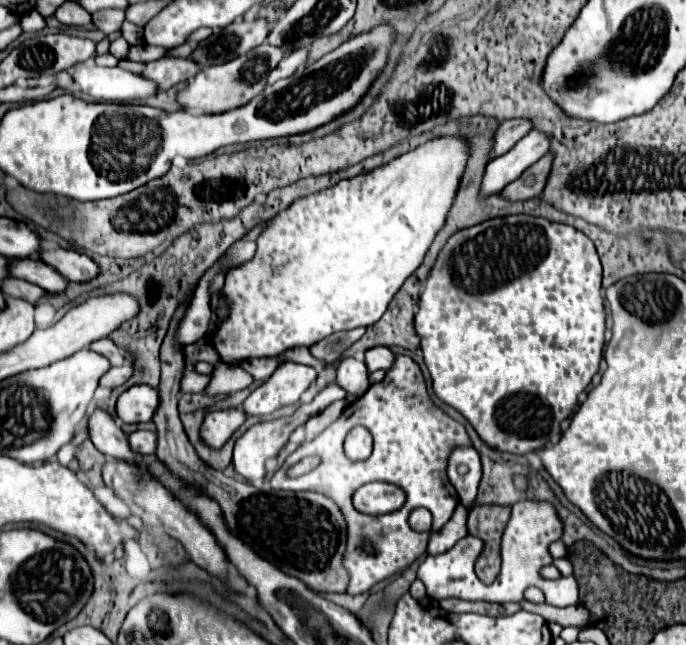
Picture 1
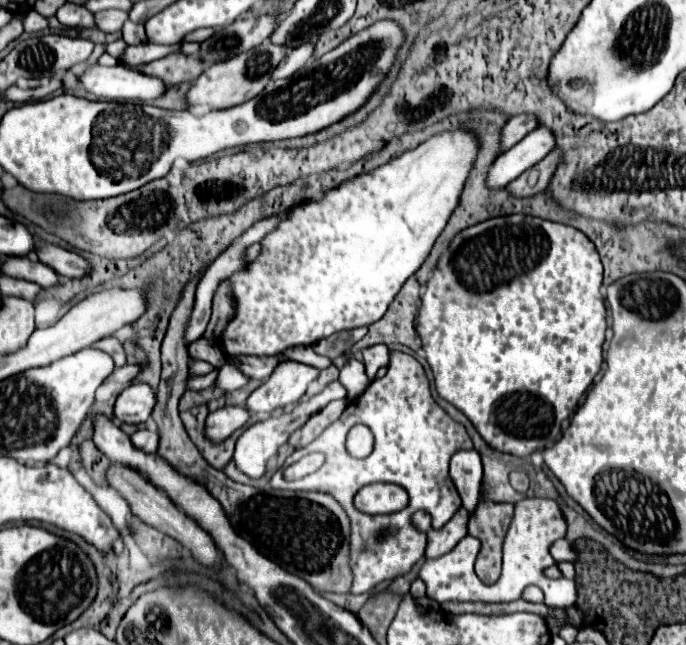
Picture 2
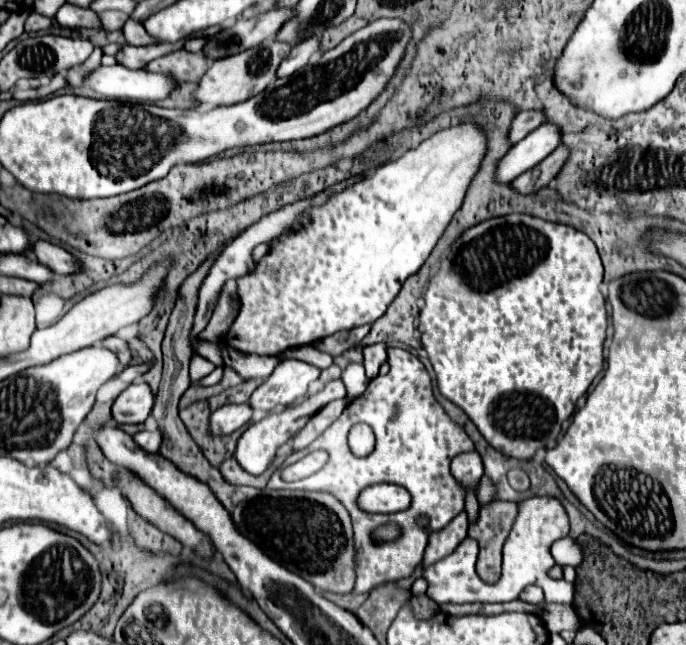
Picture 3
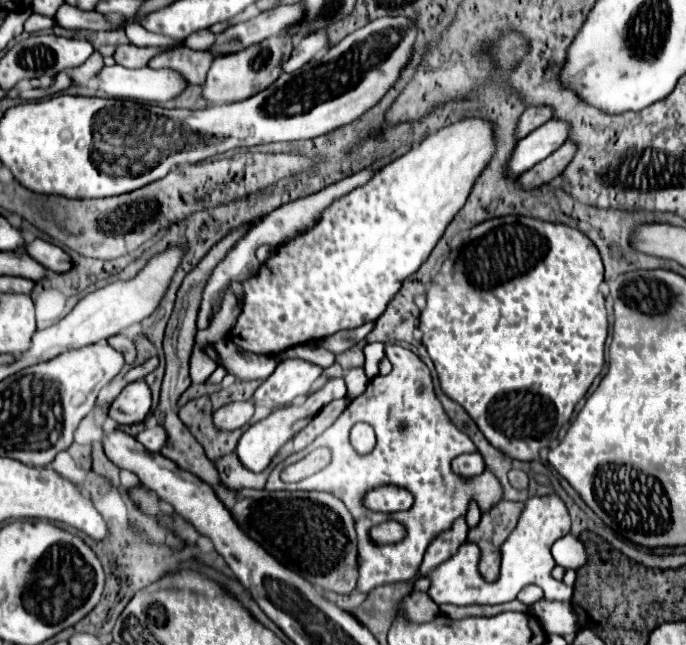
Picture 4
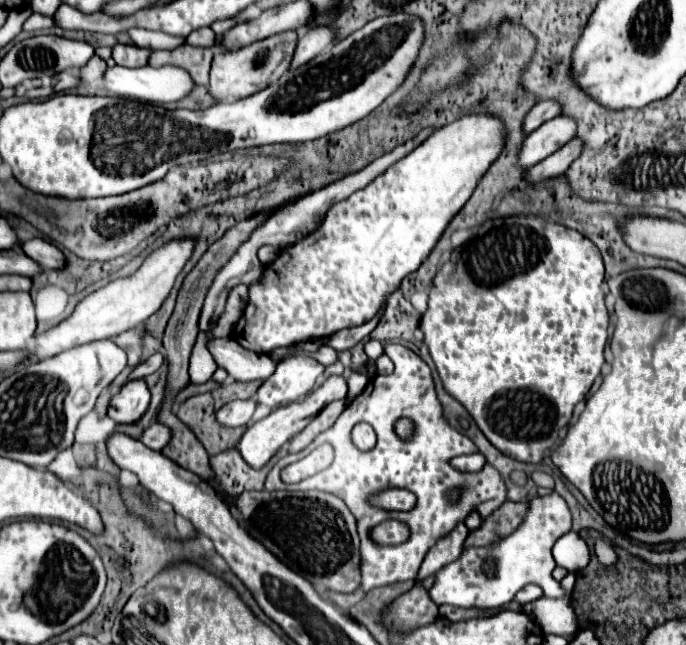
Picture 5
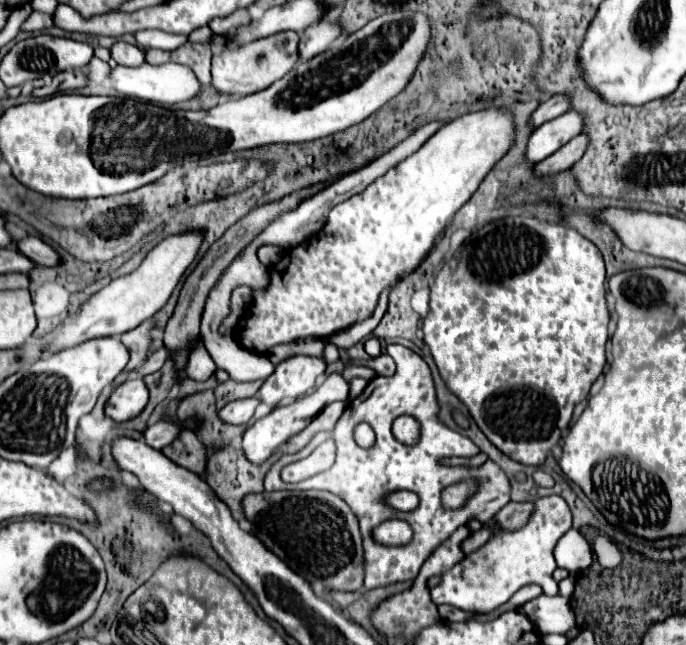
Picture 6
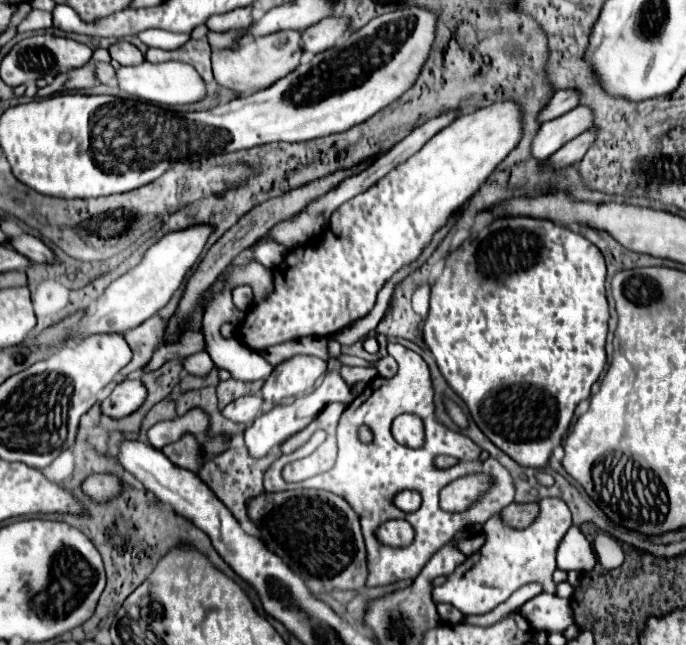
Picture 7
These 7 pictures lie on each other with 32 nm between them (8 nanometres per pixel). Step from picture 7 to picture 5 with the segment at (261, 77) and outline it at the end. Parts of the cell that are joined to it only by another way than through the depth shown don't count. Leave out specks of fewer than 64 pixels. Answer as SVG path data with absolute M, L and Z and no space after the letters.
M282 32L280 36L264 38L240 50L216 52L212 60L212 68L210 68L210 82L206 86L208 94L216 102L232 102L232 100L242 100L244 96L252 96L254 92L268 88L288 70L294 48L296 48L296 32Z

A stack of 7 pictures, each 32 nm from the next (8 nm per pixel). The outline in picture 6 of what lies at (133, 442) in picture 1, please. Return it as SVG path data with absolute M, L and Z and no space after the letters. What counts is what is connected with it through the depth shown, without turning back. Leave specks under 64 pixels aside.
M156 422L154 426L148 426L144 432L144 442L148 446L152 446L154 450L162 450L164 446L168 446L174 438L176 438L178 430L176 424L168 424L168 422Z

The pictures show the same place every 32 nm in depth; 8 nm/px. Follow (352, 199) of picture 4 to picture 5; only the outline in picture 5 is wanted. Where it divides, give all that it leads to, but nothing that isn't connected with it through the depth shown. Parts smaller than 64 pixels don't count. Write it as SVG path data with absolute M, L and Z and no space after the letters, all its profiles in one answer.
M464 116L434 130L420 146L394 162L366 188L332 204L314 232L292 246L282 248L280 254L264 266L260 282L248 286L244 314L232 330L234 340L256 354L270 354L276 348L294 346L306 340L322 340L338 330L354 328L372 320L382 312L386 298L400 288L400 282L416 272L428 258L446 226L472 196L478 180L498 158L502 146L502 122L492 116Z

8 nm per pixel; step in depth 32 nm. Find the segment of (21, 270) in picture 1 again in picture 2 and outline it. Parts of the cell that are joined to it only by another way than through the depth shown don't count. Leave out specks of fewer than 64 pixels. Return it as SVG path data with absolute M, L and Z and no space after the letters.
M34 256L24 258L6 258L2 264L2 272L12 278L22 278L28 282L36 282L42 288L54 288L60 286L60 276L42 264L40 260L34 260Z

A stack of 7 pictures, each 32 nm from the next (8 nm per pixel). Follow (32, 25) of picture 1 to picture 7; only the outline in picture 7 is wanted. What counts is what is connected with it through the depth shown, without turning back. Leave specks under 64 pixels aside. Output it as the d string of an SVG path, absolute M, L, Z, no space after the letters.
M32 10L18 26L18 32L36 32L36 30L46 30L52 28L52 14L42 12L42 10Z

